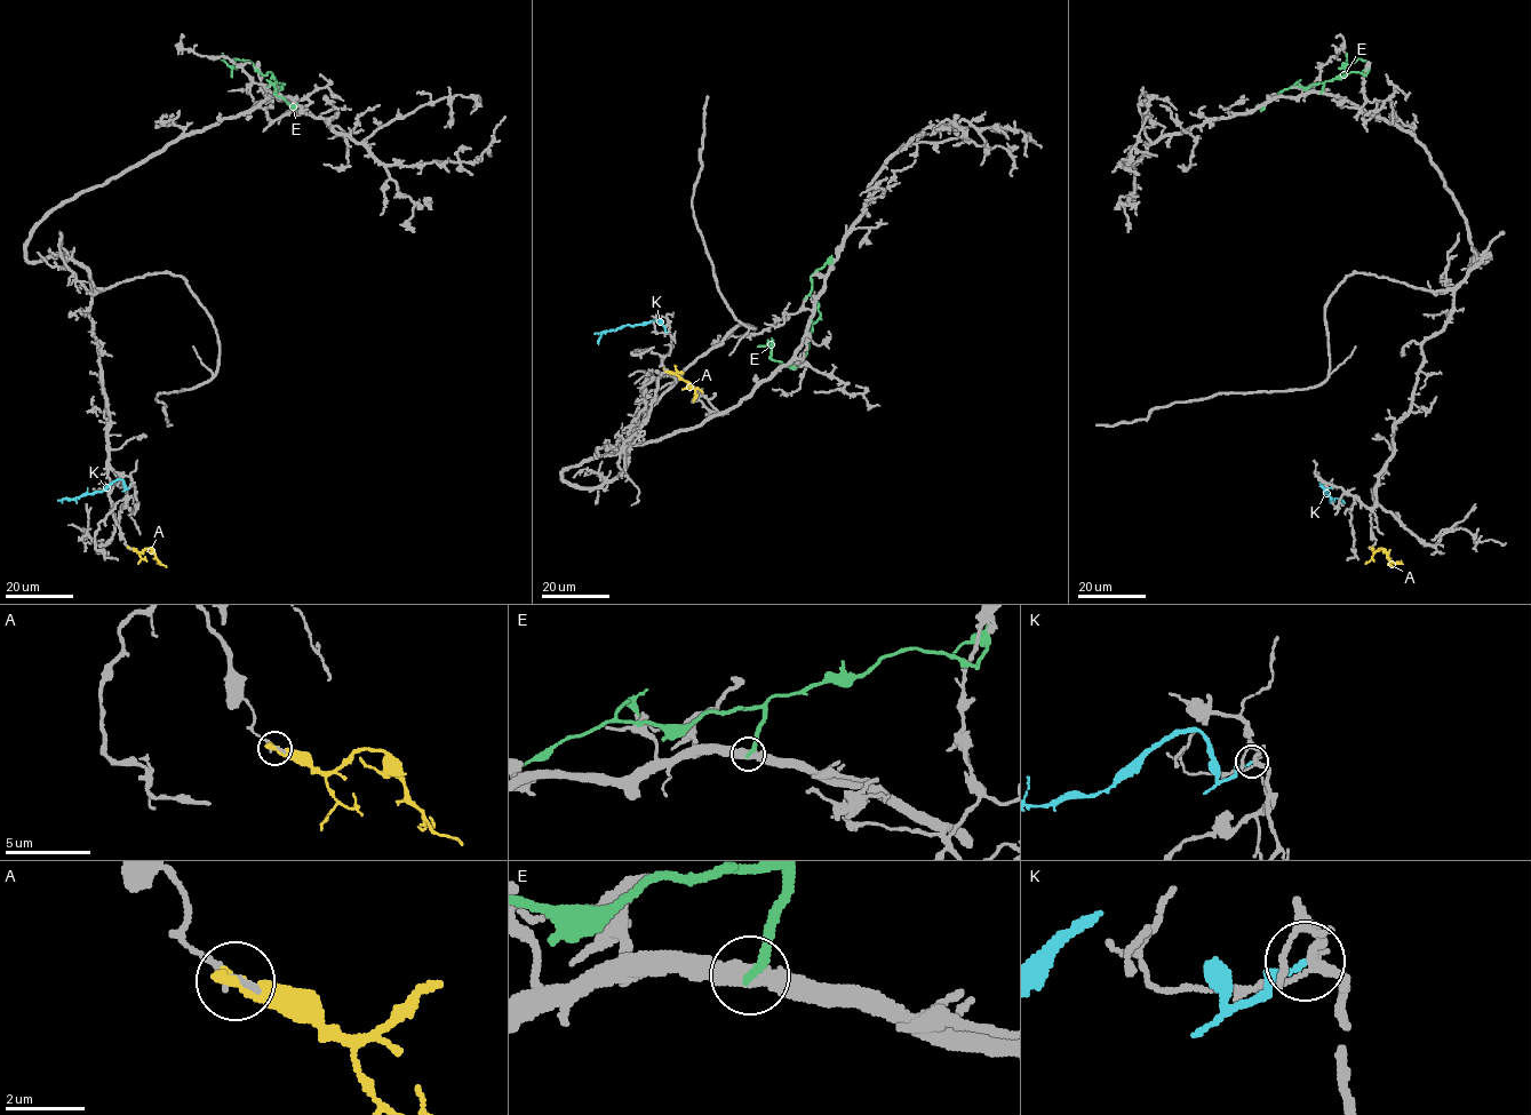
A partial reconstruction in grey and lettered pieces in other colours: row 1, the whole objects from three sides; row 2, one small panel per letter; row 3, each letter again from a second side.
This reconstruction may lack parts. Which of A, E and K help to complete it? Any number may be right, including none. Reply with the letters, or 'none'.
none

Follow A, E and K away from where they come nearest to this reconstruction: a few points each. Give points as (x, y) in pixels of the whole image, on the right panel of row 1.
A: (1371, 548), (1374, 551), (1381, 548), (1386, 557), (1397, 564), (1401, 560)
E: (1321, 93), (1325, 81), (1352, 71), (1365, 74), (1365, 61), (1360, 58), (1345, 65), (1347, 53)
K: (1332, 485), (1324, 488), (1321, 479), (1325, 494), (1345, 503)

